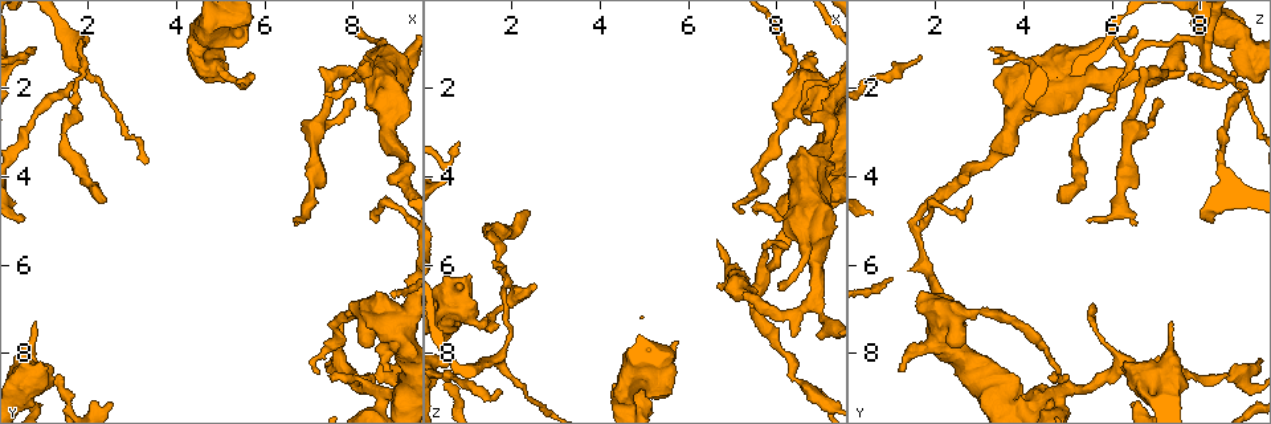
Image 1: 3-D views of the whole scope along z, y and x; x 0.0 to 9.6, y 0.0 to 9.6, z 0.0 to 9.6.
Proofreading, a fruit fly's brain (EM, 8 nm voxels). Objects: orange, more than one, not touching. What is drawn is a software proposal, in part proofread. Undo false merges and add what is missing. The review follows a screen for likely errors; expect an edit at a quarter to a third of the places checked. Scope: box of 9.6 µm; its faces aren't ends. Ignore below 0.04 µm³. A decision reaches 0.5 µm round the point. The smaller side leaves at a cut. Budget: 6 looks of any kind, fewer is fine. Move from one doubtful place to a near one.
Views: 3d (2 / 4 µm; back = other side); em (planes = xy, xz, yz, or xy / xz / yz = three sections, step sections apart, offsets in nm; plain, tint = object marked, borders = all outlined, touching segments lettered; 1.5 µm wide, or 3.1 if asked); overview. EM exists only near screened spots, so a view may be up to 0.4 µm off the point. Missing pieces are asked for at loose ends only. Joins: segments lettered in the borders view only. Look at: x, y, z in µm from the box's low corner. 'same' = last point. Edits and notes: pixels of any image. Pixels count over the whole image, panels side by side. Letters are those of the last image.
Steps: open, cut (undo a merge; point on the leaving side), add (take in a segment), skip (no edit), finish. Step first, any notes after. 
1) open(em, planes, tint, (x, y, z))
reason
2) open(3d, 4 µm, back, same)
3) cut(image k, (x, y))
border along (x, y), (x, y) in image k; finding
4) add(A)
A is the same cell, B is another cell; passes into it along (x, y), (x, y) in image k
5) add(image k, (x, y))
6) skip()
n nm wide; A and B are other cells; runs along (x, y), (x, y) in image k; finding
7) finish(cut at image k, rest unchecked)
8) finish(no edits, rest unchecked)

open(em, planes, plain, (8.90, 8.55, 9.00))

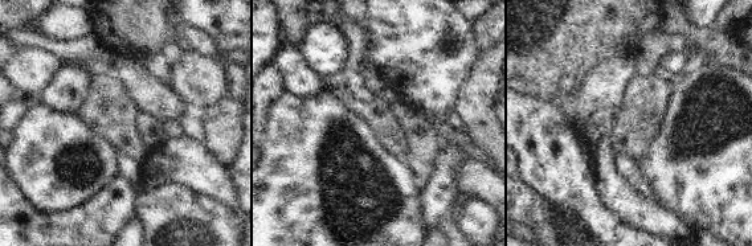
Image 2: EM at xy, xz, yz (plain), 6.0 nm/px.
open(em, planes, borders, same)

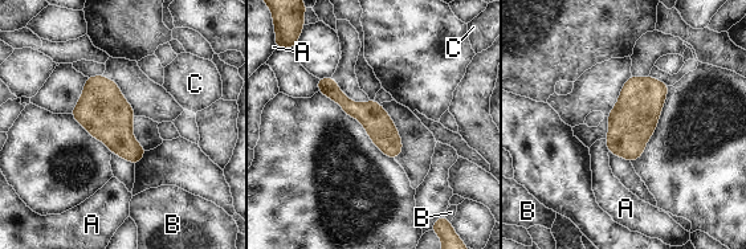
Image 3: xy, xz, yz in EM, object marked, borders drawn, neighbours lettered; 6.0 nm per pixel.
skip()
170 nm wide; A, B and C are other cells; runs along (322, 81), (361, 111), (396, 151) in image 3; continuous, no second neuron

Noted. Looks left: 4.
open(em, planes, borders, (8.80, 3.15, 3.70))
thick turns thin

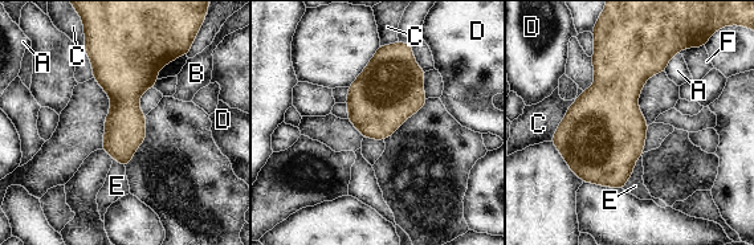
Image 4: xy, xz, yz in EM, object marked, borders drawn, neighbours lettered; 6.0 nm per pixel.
skip()
A, B, C, D, E and F are other cells; border along (640, 155), (622, 188) in image 4; all the same neuron

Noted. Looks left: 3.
open(em, planes, borders, (5.80, 1.65, 7.80))

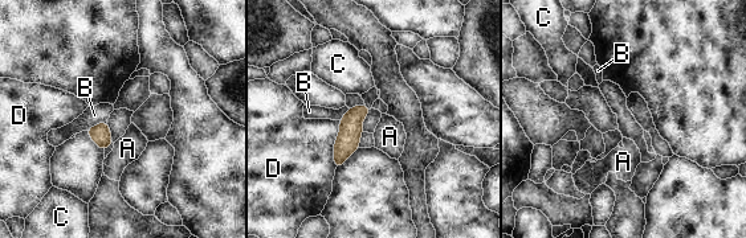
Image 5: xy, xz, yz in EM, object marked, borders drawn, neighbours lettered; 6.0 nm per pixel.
skip()
120 nm wide; D touches over 300 nm; A, B, C and D are other cells; no lettered segment goes on from it

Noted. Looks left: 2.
finish(no edits, rest unchecked)

